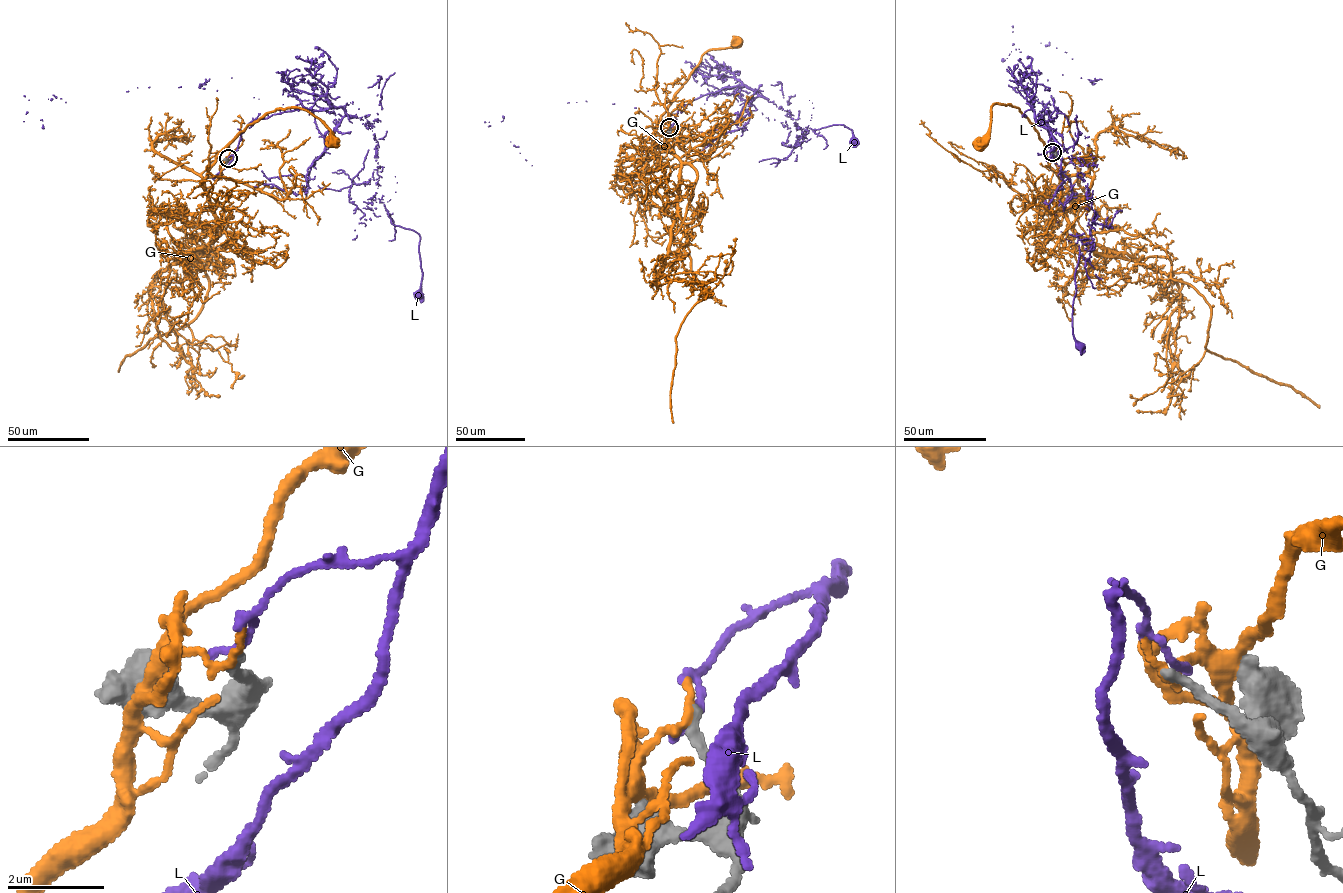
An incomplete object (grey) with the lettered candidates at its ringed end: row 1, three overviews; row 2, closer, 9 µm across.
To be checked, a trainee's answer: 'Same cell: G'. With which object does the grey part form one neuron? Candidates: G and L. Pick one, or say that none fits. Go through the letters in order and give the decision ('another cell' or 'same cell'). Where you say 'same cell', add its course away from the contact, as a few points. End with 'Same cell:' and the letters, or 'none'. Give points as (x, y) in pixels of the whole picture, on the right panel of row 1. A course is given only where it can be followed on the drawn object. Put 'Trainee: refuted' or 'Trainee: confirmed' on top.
Trainee: refuted
G: another cell
L: another cell
Same cell: none

